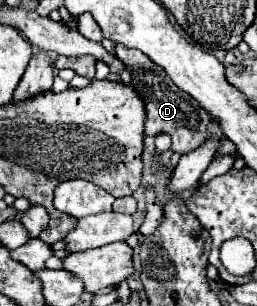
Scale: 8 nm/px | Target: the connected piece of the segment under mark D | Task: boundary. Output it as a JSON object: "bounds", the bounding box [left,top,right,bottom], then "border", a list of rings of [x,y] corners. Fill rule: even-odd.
{"bounds":[115,44,209,154],"border":[[[117,44],[115,52],[117,52],[117,58],[121,58],[125,68],[131,72],[131,86],[143,98],[143,104],[147,110],[145,134],[157,136],[161,132],[169,132],[173,138],[171,150],[179,152],[179,154],[187,154],[187,152],[195,150],[197,146],[201,146],[207,140],[207,124],[209,124],[207,110],[203,110],[199,106],[199,102],[195,102],[195,98],[191,98],[189,94],[183,94],[183,90],[179,90],[171,82],[171,78],[167,78],[165,70],[161,66],[155,66],[155,62],[151,62],[143,52],[129,50],[119,44]]]}

